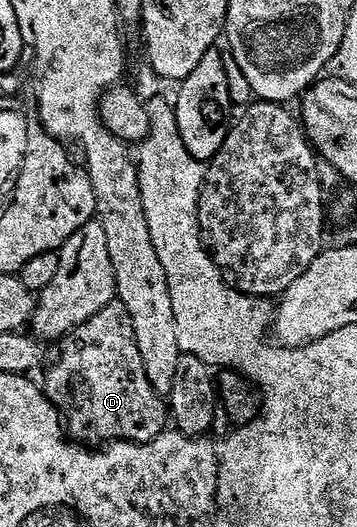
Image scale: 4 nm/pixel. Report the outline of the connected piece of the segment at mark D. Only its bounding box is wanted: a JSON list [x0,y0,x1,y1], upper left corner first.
[46,301,170,444]

